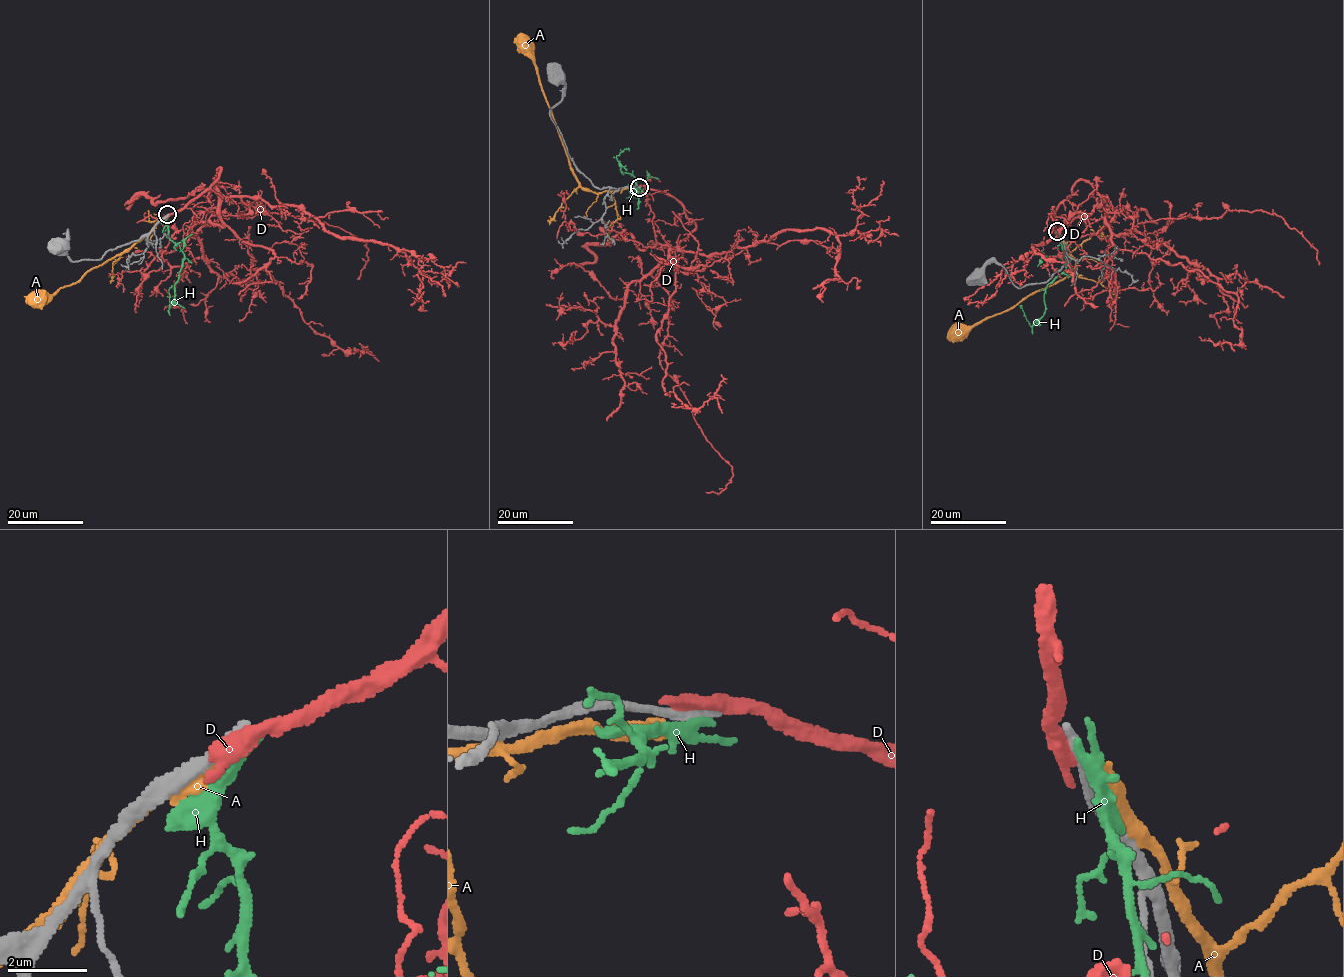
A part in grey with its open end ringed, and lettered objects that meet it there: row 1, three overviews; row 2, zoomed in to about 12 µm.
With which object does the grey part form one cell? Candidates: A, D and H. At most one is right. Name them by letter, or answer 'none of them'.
none of them

